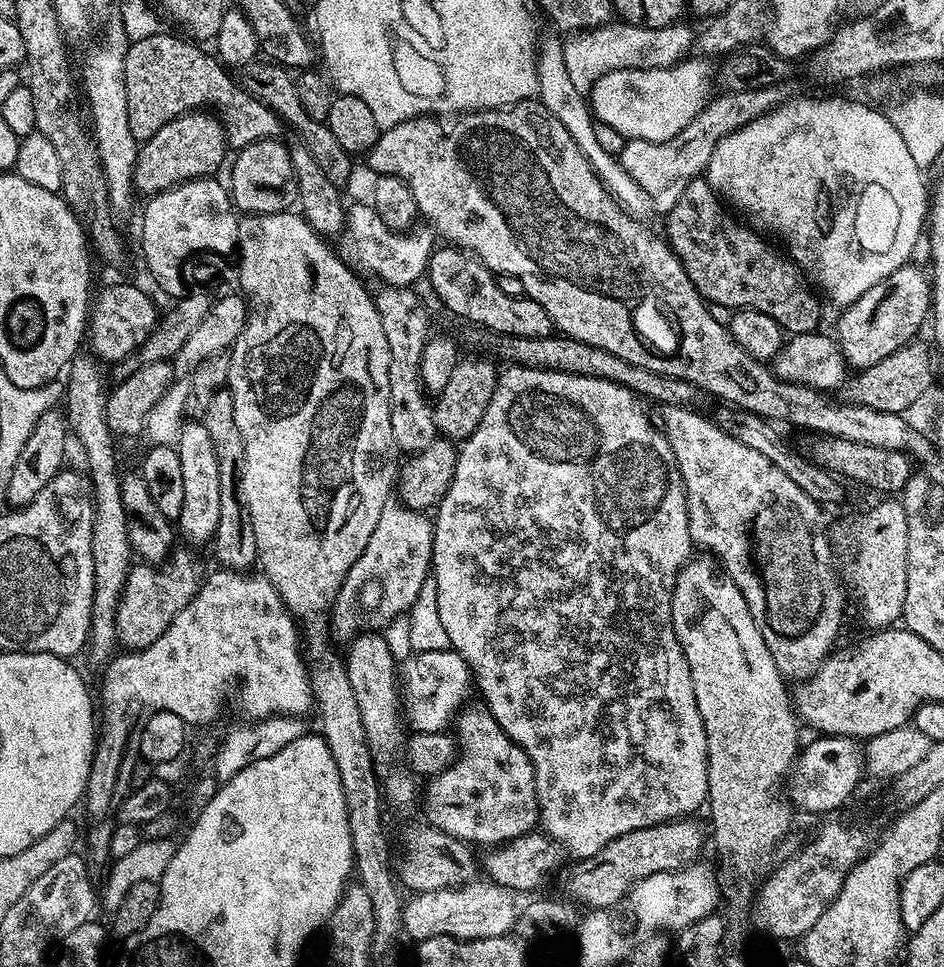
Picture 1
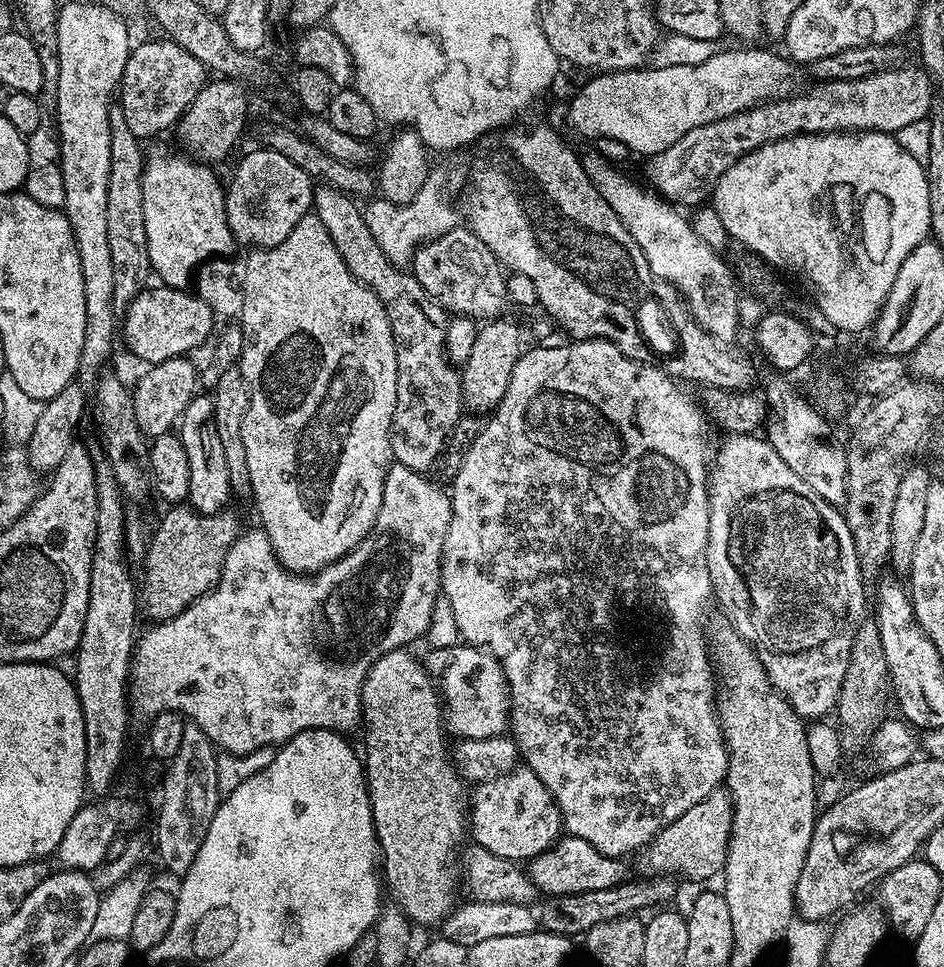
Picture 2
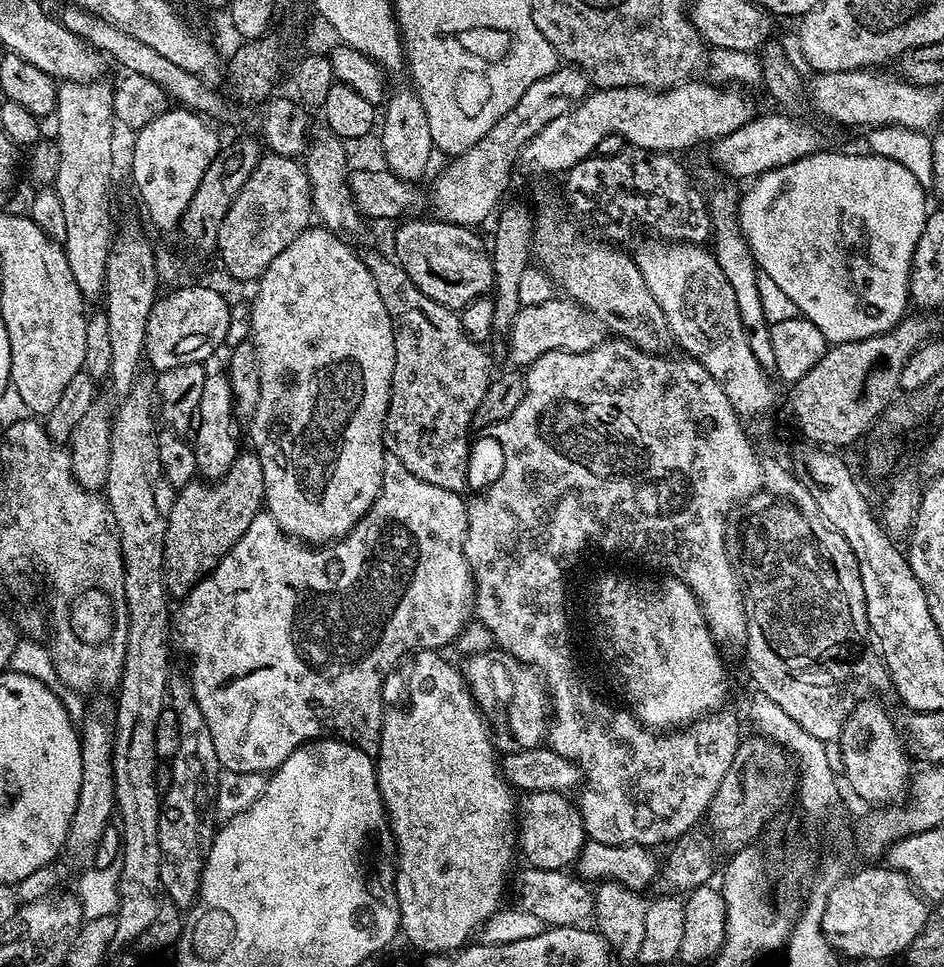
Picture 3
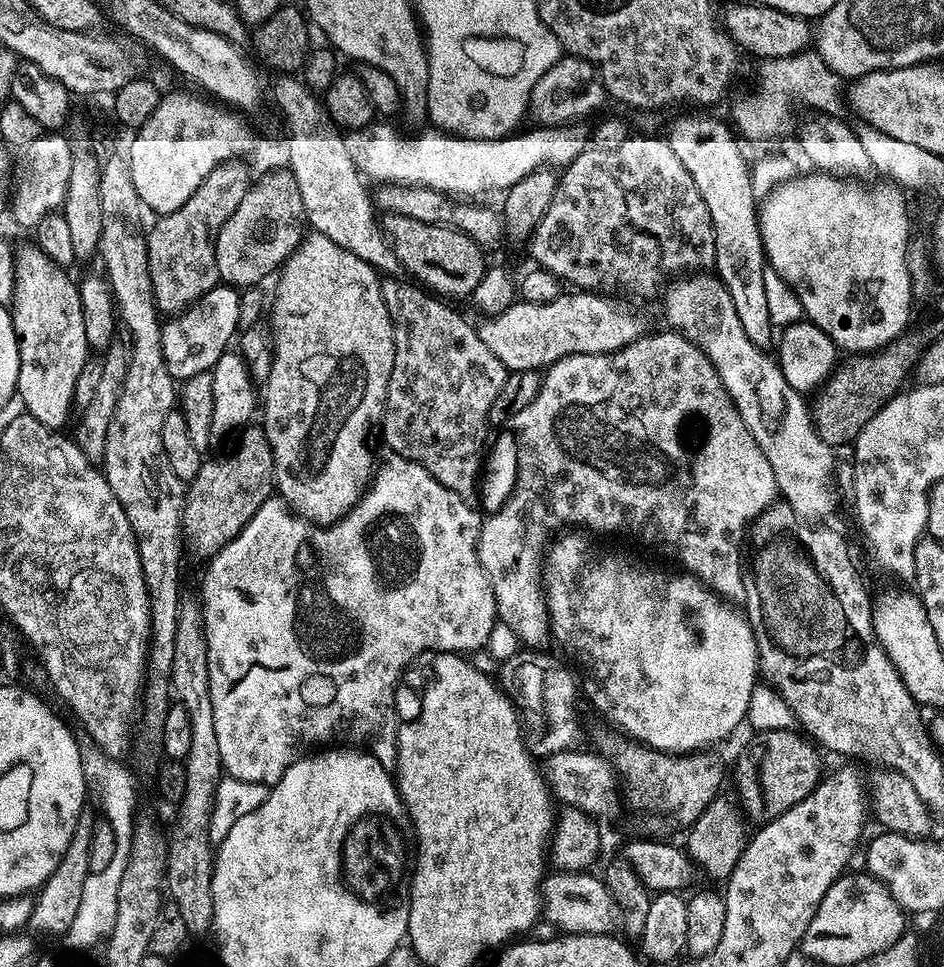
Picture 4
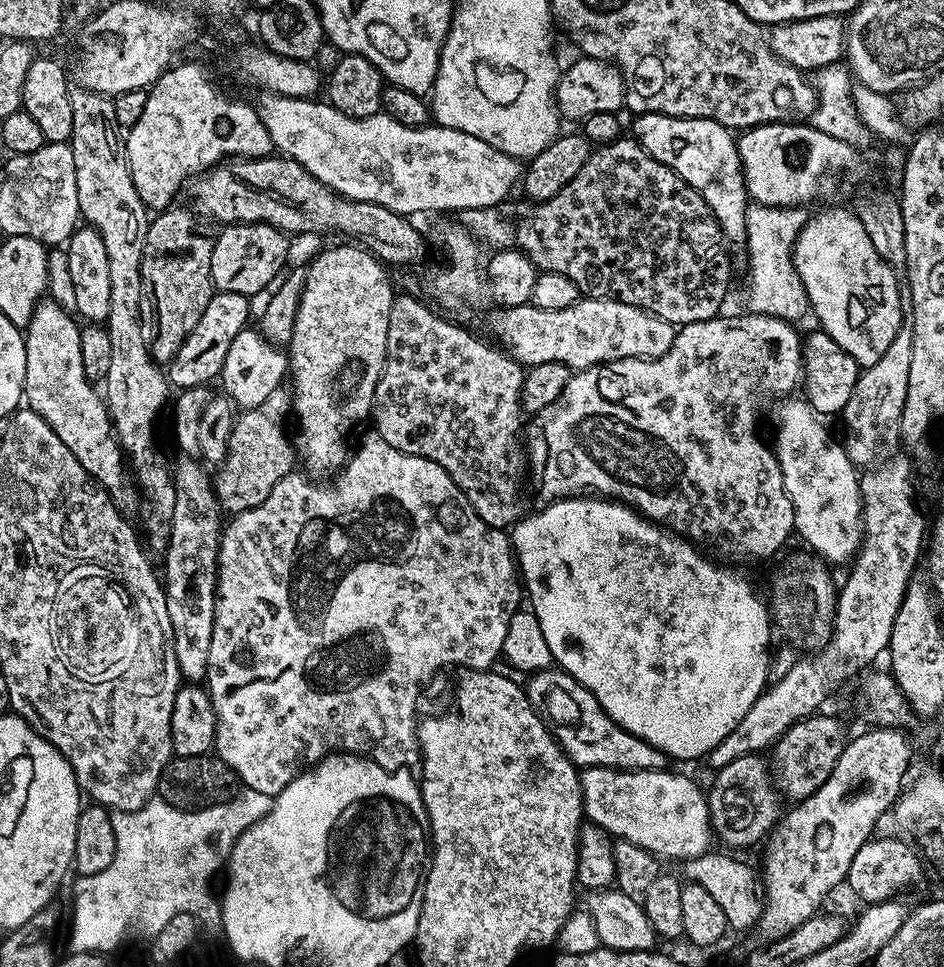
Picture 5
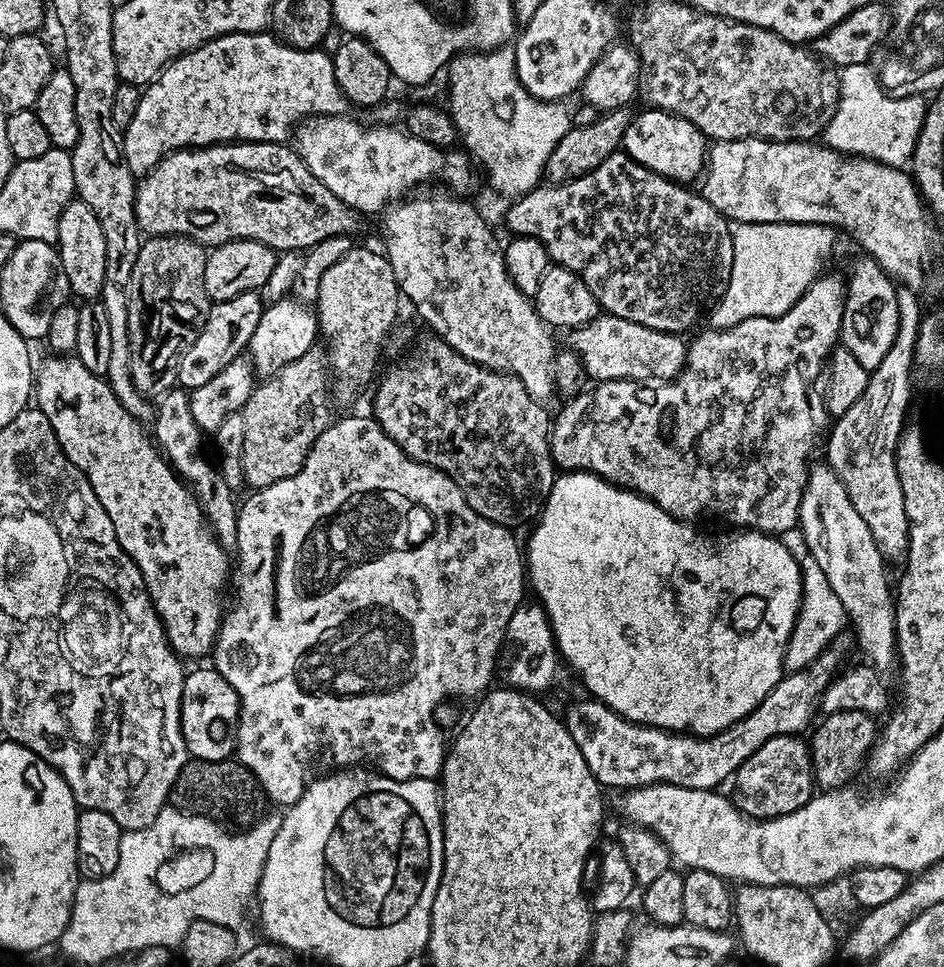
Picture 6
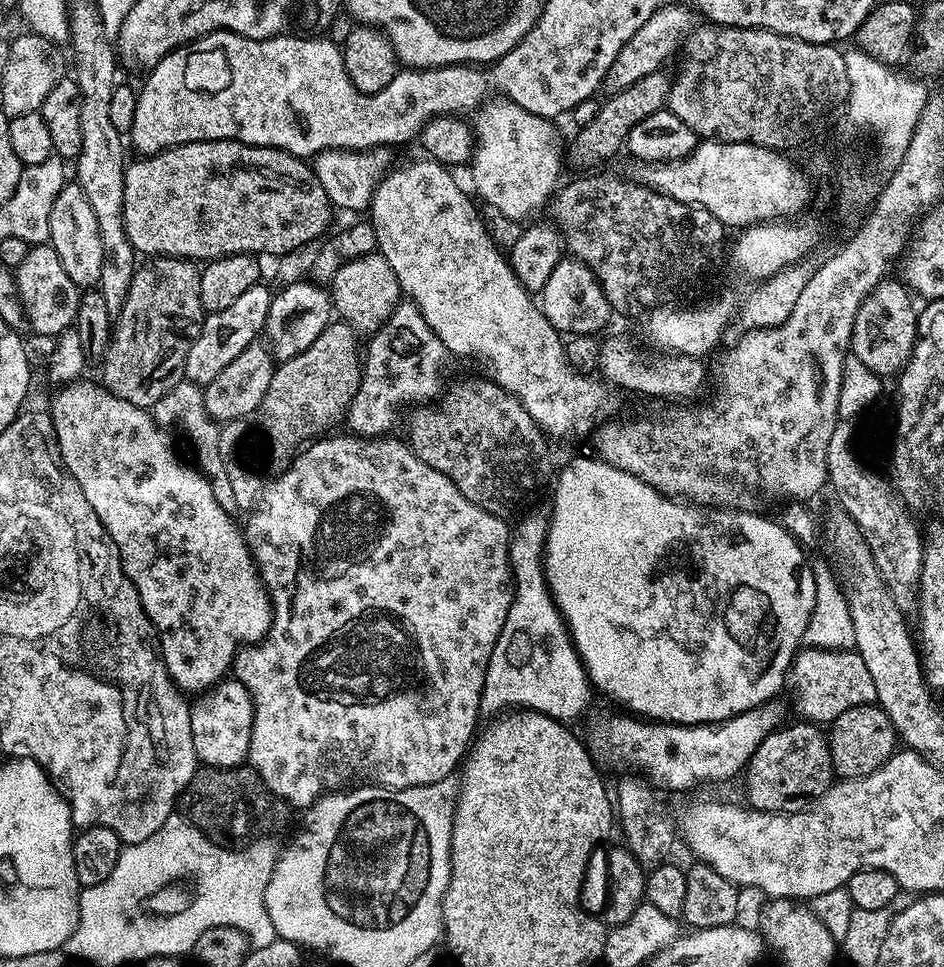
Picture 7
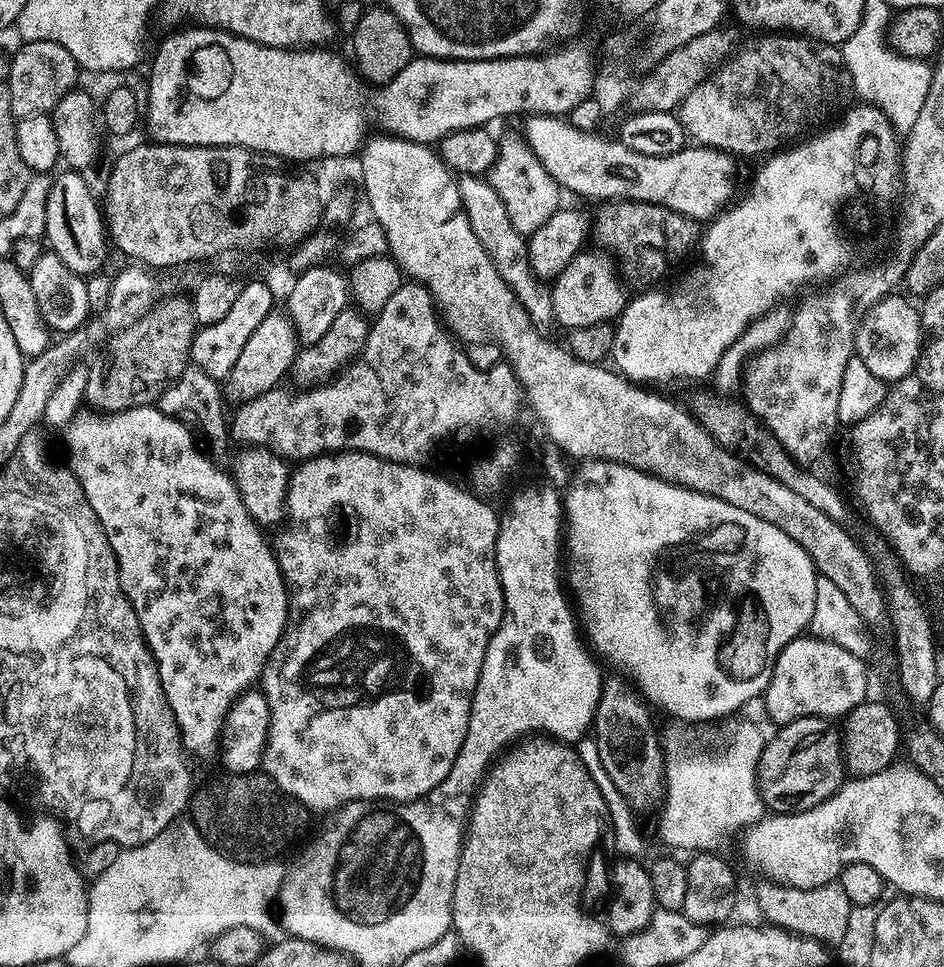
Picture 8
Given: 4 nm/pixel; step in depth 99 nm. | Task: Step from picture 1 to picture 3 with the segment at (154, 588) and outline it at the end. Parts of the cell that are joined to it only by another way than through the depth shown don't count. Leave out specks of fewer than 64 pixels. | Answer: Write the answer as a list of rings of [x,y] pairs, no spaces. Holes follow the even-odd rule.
[[[241,451],[223,480],[193,482],[176,493],[164,539],[164,582],[173,597],[183,598],[250,530],[250,522],[265,507],[262,462],[255,451]]]

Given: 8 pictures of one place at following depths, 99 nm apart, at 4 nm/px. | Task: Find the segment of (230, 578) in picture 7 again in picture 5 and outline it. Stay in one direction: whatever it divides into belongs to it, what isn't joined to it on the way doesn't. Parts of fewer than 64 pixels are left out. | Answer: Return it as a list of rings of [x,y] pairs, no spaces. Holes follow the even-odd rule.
[[[45,298],[36,305],[32,311],[32,317],[24,332],[24,345],[26,346],[26,378],[24,379],[24,400],[27,407],[37,412],[62,442],[66,442],[66,450],[82,462],[82,470],[86,470],[92,479],[107,490],[116,507],[124,510],[127,504],[137,503],[138,492],[135,487],[120,488],[124,484],[124,472],[126,476],[126,457],[120,447],[119,440],[112,426],[112,419],[108,416],[107,403],[99,391],[94,389],[93,381],[86,378],[86,370],[82,370],[82,342],[80,341],[81,325],[73,318],[73,315],[62,306],[58,306],[55,300]]]

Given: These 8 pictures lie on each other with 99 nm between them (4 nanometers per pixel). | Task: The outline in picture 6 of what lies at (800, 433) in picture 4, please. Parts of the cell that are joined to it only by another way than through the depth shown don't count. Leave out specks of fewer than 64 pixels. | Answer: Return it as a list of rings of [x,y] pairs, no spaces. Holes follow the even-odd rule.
[[[827,462],[813,463],[808,470],[808,481],[800,503],[798,532],[804,535],[804,548],[814,556],[831,589],[838,594],[850,628],[856,631],[856,640],[865,652],[867,663],[877,672],[887,673],[888,667],[897,663],[896,655],[896,606],[894,592],[888,588],[884,573],[886,559],[876,548],[874,534],[859,516],[858,510],[847,493],[847,486]]]

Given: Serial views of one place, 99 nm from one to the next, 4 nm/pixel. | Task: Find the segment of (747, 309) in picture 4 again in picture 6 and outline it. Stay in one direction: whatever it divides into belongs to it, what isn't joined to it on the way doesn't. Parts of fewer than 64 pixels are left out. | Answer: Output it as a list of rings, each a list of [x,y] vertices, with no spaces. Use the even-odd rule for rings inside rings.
[[[659,110],[637,111],[633,115],[630,126],[626,126],[623,151],[628,157],[642,166],[646,166],[651,172],[657,172],[668,180],[677,182],[692,182],[701,175],[706,167],[710,141],[708,137],[698,130],[686,118],[676,115],[674,112],[662,112]]]

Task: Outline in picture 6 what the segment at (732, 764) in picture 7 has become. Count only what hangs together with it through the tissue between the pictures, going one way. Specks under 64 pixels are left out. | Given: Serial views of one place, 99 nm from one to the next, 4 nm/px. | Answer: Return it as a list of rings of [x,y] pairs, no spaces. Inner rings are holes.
[[[825,650],[816,660],[810,664],[807,670],[801,672],[789,672],[777,679],[774,690],[766,694],[766,698],[760,700],[760,705],[752,709],[749,716],[744,716],[737,724],[729,724],[726,730],[722,730],[717,736],[703,734],[693,736],[682,732],[668,732],[664,728],[636,724],[632,720],[626,720],[619,716],[610,706],[606,706],[601,700],[587,698],[572,704],[568,713],[563,713],[564,725],[570,730],[570,738],[582,750],[582,758],[586,758],[586,766],[590,766],[590,774],[605,789],[620,788],[641,788],[651,784],[669,784],[670,786],[686,786],[690,790],[713,790],[721,787],[720,783],[731,781],[742,762],[762,746],[762,742],[770,742],[775,736],[794,736],[803,733],[803,728],[808,723],[811,725],[812,711],[815,713],[818,708],[818,701],[825,688],[833,679],[834,673],[841,667],[840,656],[833,650]]]

